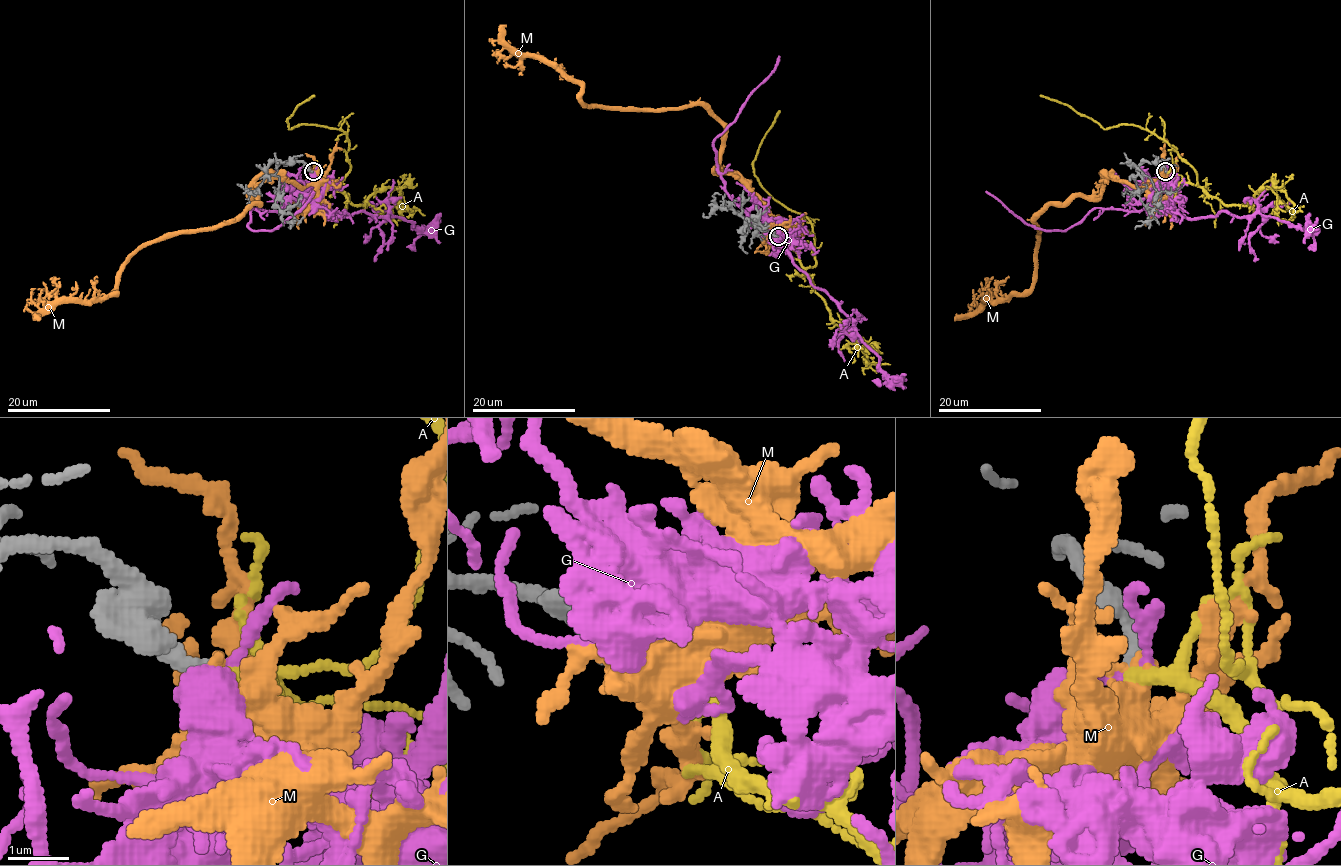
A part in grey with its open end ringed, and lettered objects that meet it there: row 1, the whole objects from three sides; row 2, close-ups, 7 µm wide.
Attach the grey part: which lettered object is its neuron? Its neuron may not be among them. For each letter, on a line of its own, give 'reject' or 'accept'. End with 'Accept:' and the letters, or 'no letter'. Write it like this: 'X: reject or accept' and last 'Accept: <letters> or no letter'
A: accept
G: reject
M: reject
Accept: A

